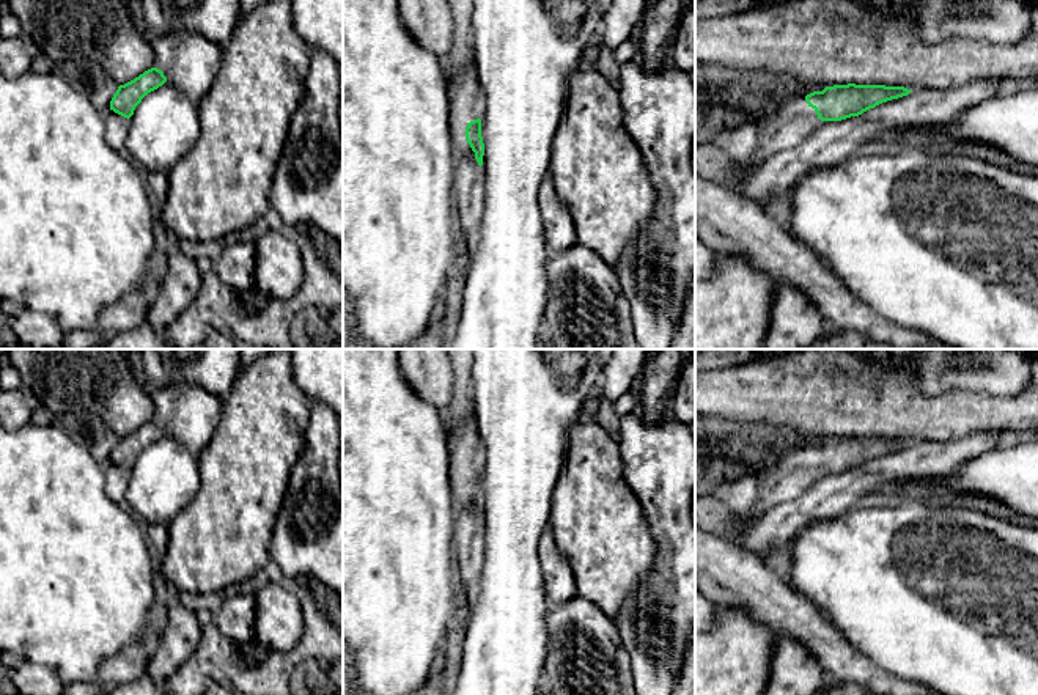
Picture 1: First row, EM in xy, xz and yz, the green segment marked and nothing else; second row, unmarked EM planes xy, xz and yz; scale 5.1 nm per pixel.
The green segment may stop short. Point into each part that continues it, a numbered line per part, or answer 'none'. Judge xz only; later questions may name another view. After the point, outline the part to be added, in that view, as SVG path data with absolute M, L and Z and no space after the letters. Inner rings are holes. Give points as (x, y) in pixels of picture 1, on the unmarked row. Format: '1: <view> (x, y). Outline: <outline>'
1: xz (469, 450). Outline: M475 415L462 418L456 429L456 443L450 467L455 475L470 475L481 469L486 453L484 443L480 439L480 431Z

